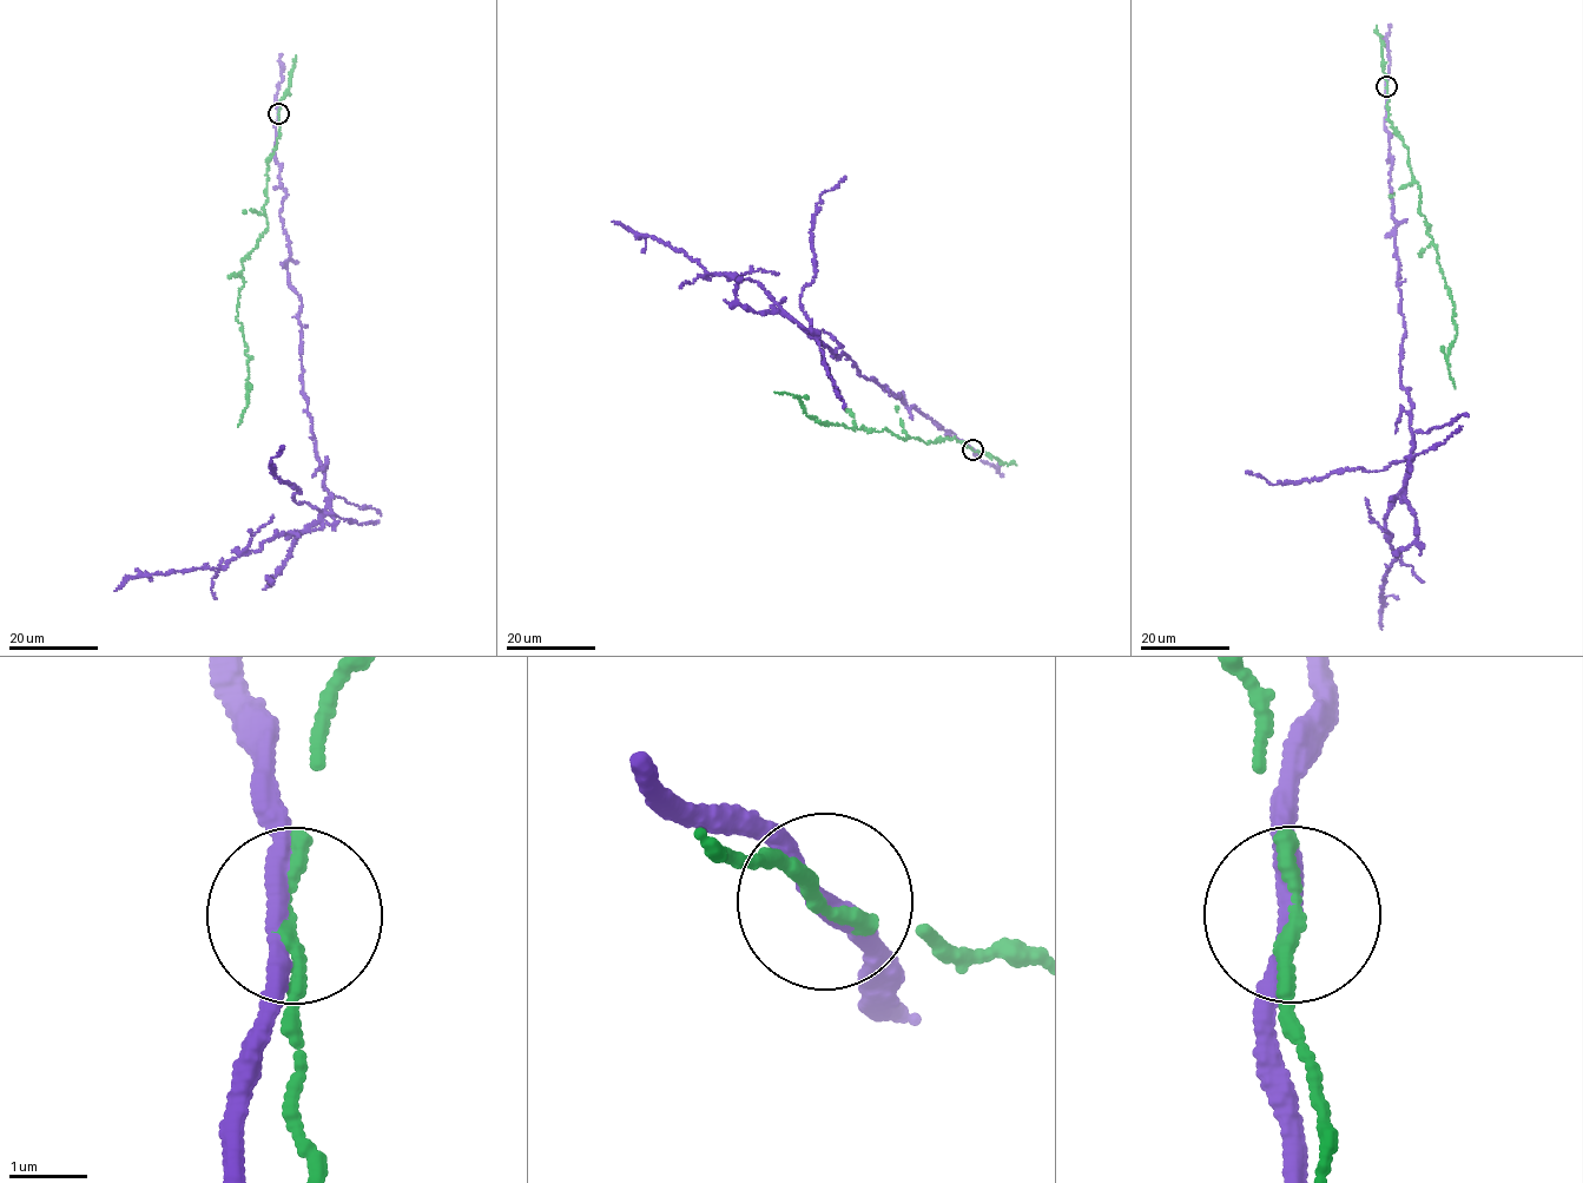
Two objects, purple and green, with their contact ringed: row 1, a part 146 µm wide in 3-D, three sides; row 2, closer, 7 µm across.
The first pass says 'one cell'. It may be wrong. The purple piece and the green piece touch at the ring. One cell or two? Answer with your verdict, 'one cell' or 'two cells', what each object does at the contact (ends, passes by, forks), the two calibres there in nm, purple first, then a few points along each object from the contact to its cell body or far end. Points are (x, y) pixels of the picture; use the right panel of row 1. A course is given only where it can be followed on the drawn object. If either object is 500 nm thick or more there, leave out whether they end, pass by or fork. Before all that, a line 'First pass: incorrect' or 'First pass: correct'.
First pass: incorrect
two cells | purple passes by | green ends | 240/200 nm | purple via (1386, 86), (1405, 332), (1400, 386), (1413, 406), (1413, 448), (1385, 517), (1396, 558), (1384, 577), (1382, 629) | green via (1386, 85), (1387, 119), (1407, 149), (1420, 194), (1419, 212), (1453, 306), (1456, 340), (1446, 366), (1455, 387)

